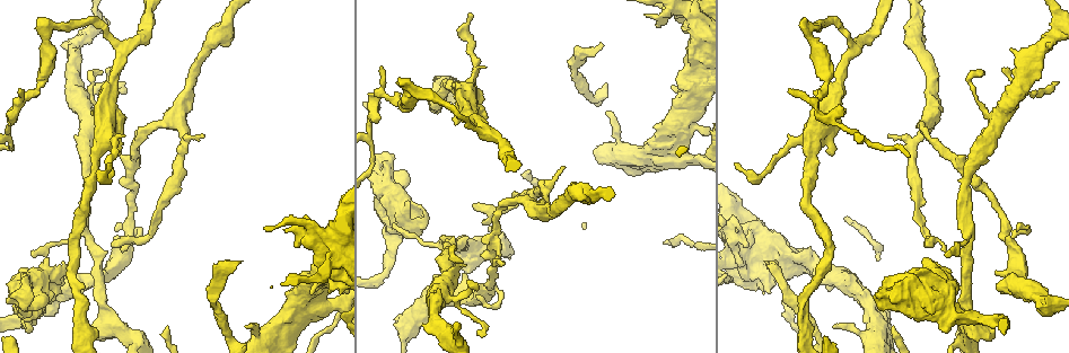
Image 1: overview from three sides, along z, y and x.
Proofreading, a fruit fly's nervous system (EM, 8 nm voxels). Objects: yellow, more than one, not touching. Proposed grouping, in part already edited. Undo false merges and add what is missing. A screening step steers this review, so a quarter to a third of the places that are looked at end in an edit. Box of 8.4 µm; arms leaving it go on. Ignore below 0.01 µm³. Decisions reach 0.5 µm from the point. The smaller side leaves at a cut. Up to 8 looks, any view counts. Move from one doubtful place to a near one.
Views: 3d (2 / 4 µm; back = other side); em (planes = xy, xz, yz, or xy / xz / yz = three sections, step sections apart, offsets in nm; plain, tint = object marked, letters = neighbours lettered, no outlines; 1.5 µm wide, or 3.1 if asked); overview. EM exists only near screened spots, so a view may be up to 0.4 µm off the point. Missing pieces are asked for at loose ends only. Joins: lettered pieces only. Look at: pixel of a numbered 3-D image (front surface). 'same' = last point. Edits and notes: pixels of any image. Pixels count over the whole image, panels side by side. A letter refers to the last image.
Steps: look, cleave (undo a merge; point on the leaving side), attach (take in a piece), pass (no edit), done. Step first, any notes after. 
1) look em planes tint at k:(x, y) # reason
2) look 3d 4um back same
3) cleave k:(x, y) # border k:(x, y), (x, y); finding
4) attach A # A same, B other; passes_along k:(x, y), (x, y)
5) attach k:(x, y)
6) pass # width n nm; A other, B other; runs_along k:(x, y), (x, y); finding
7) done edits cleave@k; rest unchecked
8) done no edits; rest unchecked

look em planes letters at 1:(832, 153) # branch stops here

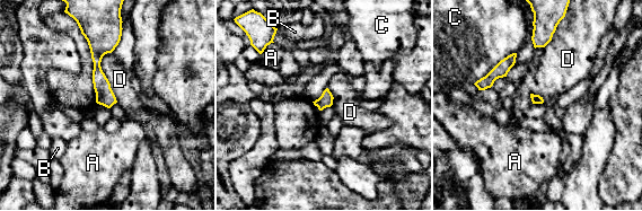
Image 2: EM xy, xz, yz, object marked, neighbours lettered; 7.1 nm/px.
pass # longest_contact C 380 nm; A other, B other, C other, D other; no lettered piece goes on from it

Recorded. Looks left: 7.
look em planes letters at 1:(152, 232) # a narrow waist

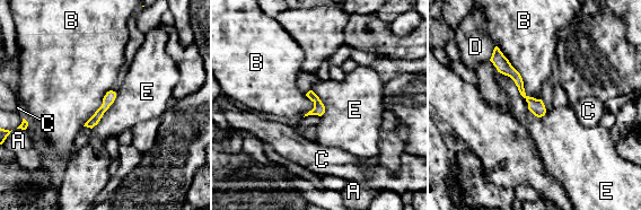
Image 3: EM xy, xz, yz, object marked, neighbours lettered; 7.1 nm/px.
pass # longest_contact B 500 nm; A other, B other, C other, D other, E other; one cell here

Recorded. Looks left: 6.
look 3d 2um back at 1:(31, 300) # free end

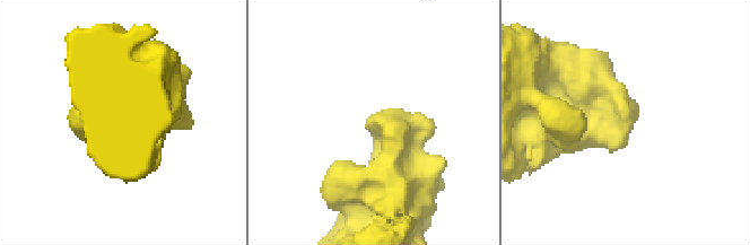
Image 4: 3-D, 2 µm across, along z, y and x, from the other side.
look em planes letters at 4:(628, 117)

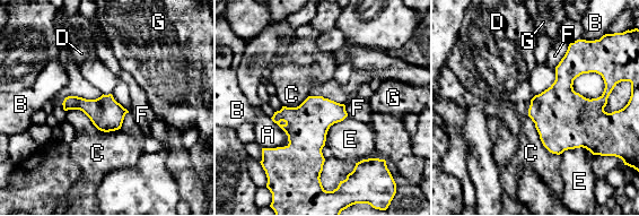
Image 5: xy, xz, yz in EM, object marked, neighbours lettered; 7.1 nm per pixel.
pass # A other, B other, C other, D other, E other, F other, G other; border 5:(67, 110), (120, 129); no lettered piece goes on from it

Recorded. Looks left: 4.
done no edits; rest unchecked

